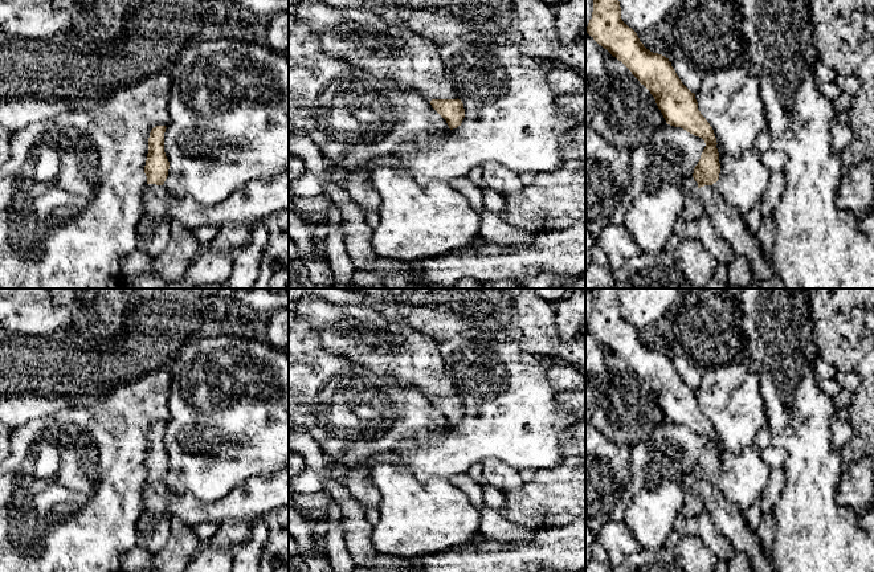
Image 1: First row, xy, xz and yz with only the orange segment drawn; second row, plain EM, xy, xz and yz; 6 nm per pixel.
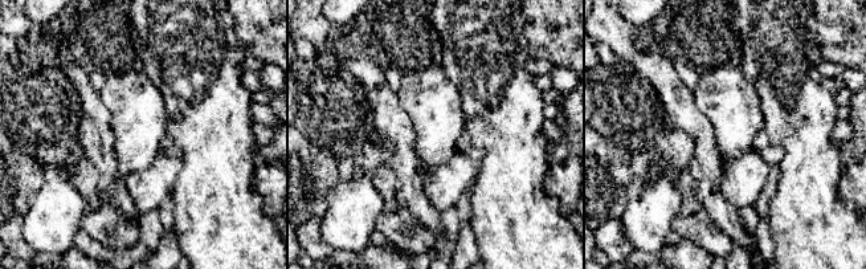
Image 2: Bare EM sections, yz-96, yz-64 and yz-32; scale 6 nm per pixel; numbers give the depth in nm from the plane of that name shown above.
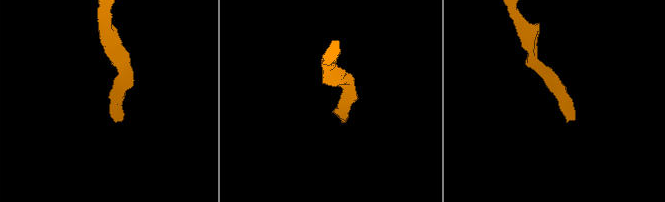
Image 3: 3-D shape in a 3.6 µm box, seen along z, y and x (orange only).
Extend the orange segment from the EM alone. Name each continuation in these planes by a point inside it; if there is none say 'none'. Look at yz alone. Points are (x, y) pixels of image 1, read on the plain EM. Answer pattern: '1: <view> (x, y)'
1: yz (728, 519)

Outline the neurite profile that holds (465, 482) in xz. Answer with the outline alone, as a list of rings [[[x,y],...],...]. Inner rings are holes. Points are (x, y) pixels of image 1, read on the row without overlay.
[[[467,473],[456,474],[449,481],[462,490],[470,499],[471,504],[481,510],[485,504],[483,489]]]

